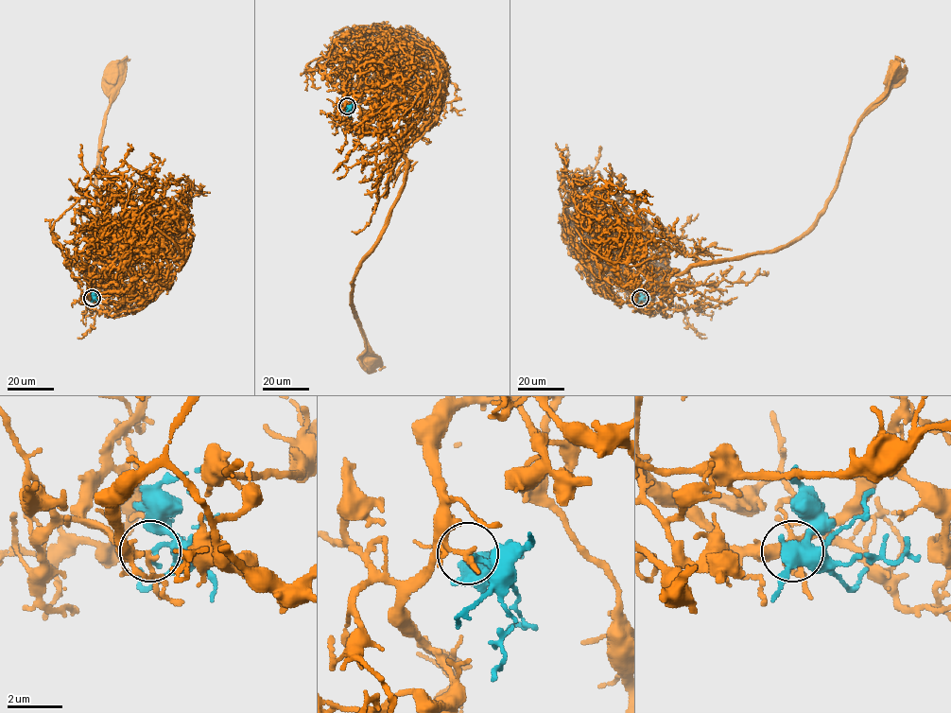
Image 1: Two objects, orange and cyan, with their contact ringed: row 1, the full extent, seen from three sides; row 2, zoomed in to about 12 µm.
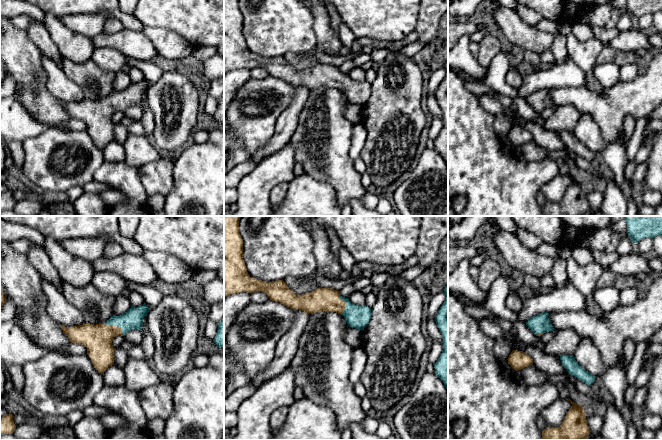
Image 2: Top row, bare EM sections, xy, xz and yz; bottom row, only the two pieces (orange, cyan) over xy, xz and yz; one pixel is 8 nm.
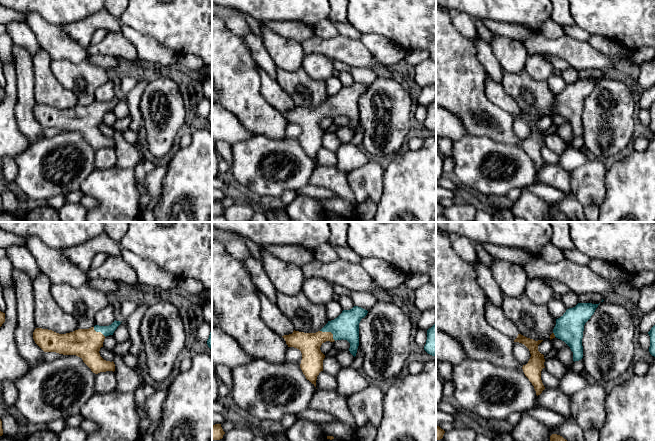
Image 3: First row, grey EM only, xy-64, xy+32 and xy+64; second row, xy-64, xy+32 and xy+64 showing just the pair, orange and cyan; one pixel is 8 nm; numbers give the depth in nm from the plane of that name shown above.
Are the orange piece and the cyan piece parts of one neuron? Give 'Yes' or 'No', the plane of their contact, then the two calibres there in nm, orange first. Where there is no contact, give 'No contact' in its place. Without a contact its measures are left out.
Yes. Touches orange in xy. Thickness 220 nm (orange) against 160 nm

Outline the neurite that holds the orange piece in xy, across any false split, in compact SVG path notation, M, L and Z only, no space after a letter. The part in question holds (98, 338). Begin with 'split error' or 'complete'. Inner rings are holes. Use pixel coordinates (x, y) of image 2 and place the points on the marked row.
split error | M144 303L138 307L131 306L126 313L120 316L113 315L105 323L96 325L83 323L73 327L60 326L72 343L79 343L87 348L87 354L94 368L104 374L108 367L114 365L113 339L118 335L124 336L133 329L143 332L143 318L148 312L149 308Z

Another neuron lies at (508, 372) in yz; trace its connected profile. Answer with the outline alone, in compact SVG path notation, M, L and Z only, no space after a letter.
M498 360L499 366L501 368L501 371L504 375L504 377L508 379L514 379L516 371L511 367L511 365L508 363L508 360Z

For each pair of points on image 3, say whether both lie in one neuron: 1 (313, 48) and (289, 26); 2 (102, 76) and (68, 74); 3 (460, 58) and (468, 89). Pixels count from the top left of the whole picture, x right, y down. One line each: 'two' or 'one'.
1: two
2: one
3: one

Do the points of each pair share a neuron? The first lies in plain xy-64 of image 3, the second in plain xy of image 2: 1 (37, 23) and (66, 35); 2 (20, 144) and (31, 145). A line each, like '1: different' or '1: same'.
1: same
2: different

